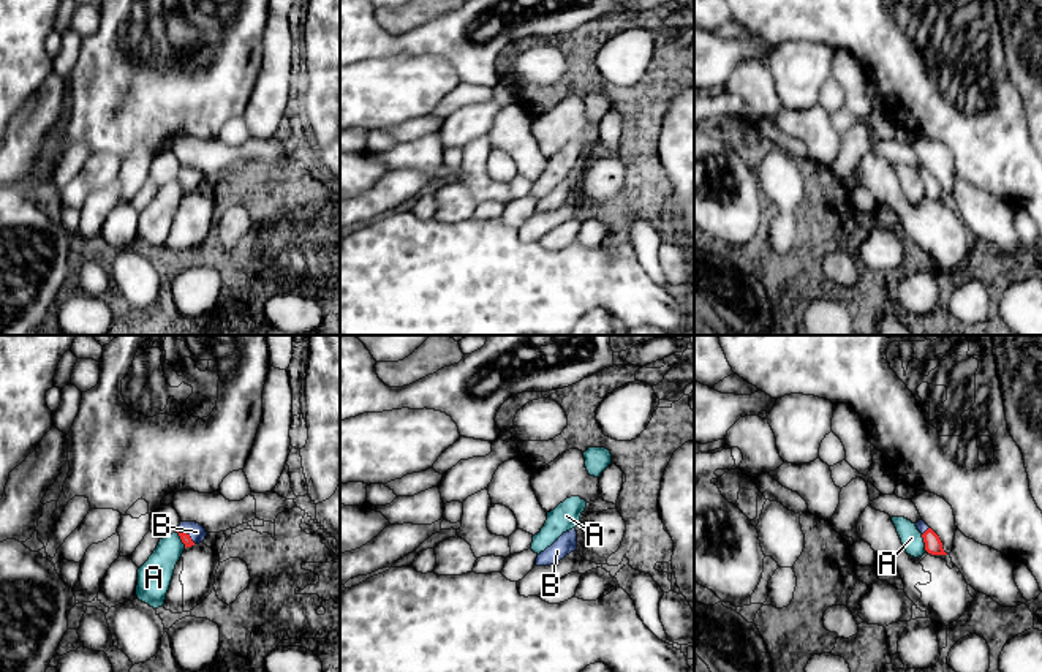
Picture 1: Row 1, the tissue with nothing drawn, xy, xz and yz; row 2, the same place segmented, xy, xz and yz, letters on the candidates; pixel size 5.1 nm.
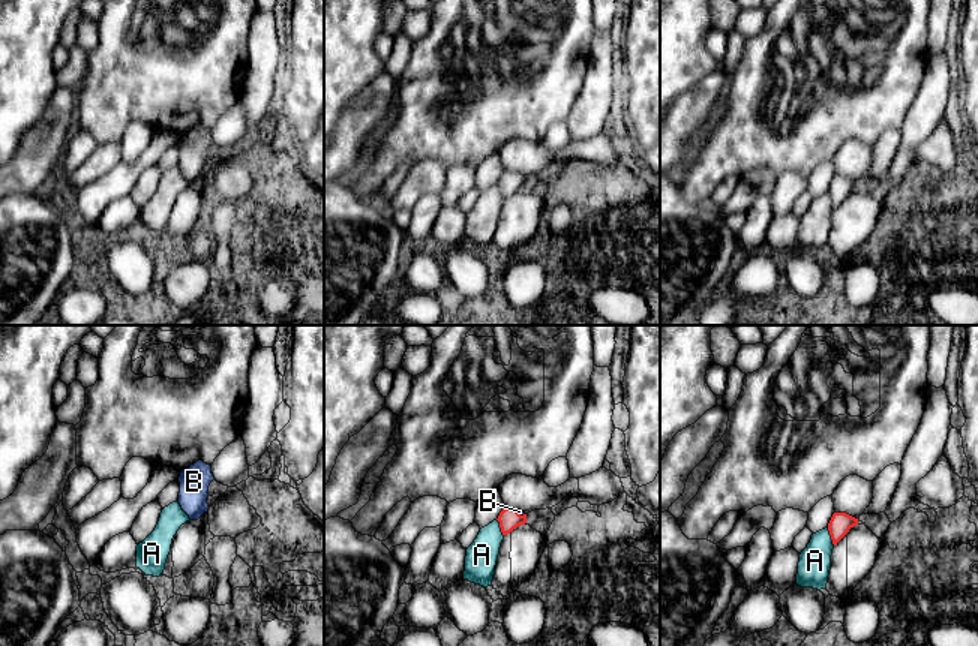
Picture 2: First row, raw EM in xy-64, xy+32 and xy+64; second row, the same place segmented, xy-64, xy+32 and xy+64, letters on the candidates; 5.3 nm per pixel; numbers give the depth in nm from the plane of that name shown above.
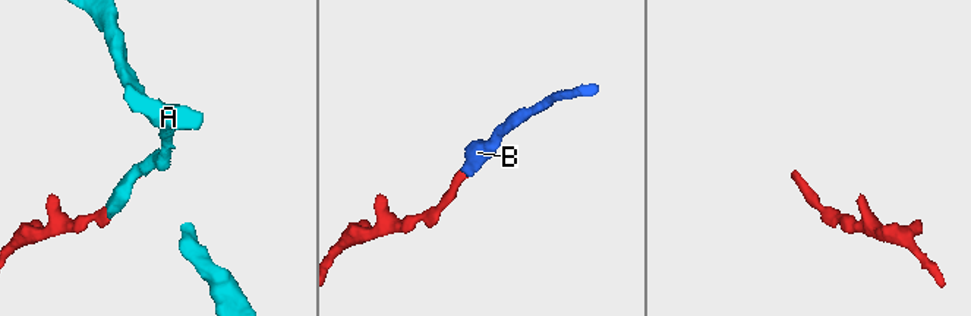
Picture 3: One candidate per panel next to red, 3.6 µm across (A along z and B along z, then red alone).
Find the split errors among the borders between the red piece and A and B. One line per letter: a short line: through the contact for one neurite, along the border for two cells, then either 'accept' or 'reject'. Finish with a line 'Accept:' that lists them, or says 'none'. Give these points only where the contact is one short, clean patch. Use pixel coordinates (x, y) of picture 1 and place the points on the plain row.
A: reject
B: xy (185, 184), (187, 181), (196, 177) | accept
Accept: B

